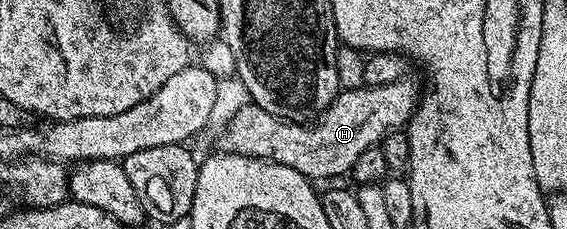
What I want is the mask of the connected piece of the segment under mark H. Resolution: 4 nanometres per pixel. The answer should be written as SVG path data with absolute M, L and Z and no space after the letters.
M401 78L388 85L343 89L315 123L296 124L283 120L270 114L270 110L262 110L262 106L249 102L223 125L219 147L233 156L249 156L290 166L290 170L298 170L298 174L313 182L332 180L335 176L347 177L361 154L377 147L385 136L399 133L416 113L422 92L408 79Z

